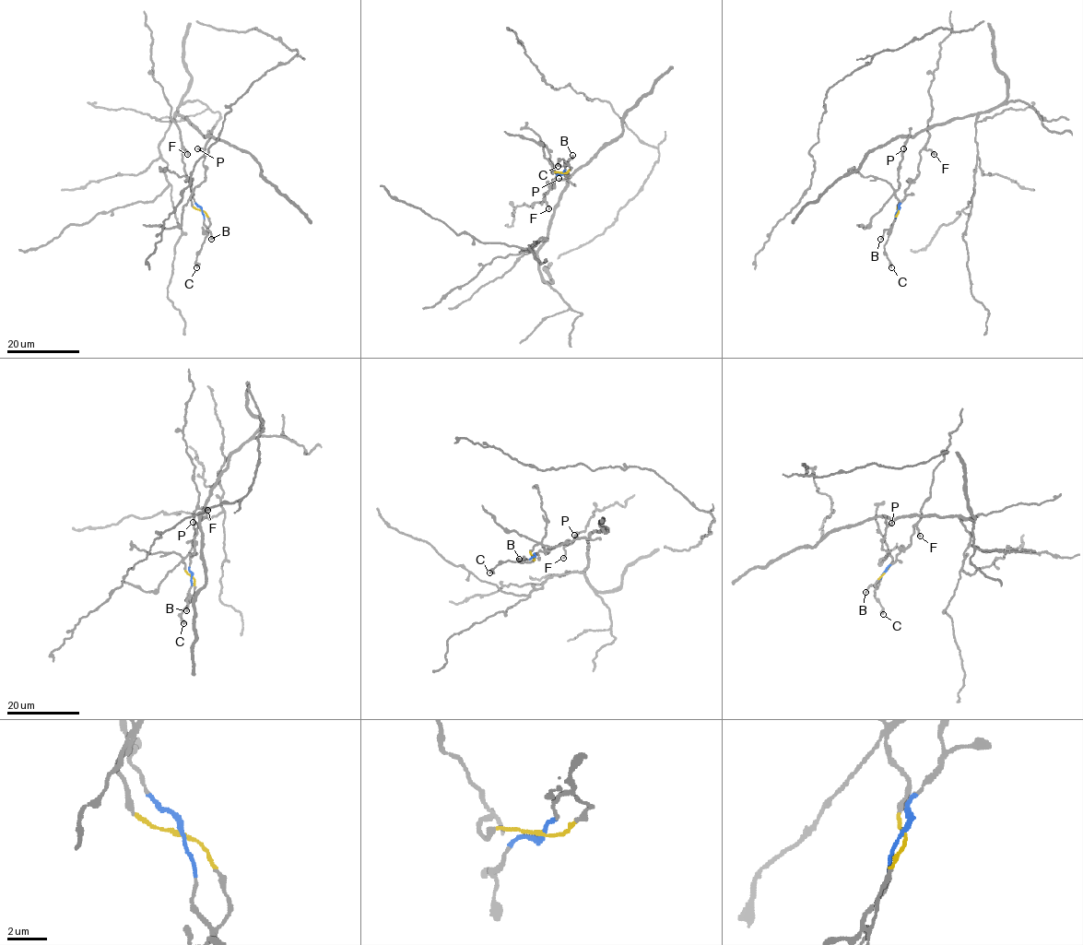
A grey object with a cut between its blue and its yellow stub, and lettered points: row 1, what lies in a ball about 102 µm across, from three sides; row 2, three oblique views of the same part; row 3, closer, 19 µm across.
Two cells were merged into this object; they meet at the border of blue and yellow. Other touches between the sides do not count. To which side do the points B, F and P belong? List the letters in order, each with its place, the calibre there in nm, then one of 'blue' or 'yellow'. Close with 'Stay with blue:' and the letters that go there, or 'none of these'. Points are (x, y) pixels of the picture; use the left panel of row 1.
B: (211, 239) | 220 nm | blue
F: (187, 154) | 240 nm | blue
P: (197, 148) | 320 nm | yellow
Stay with blue: B, F

